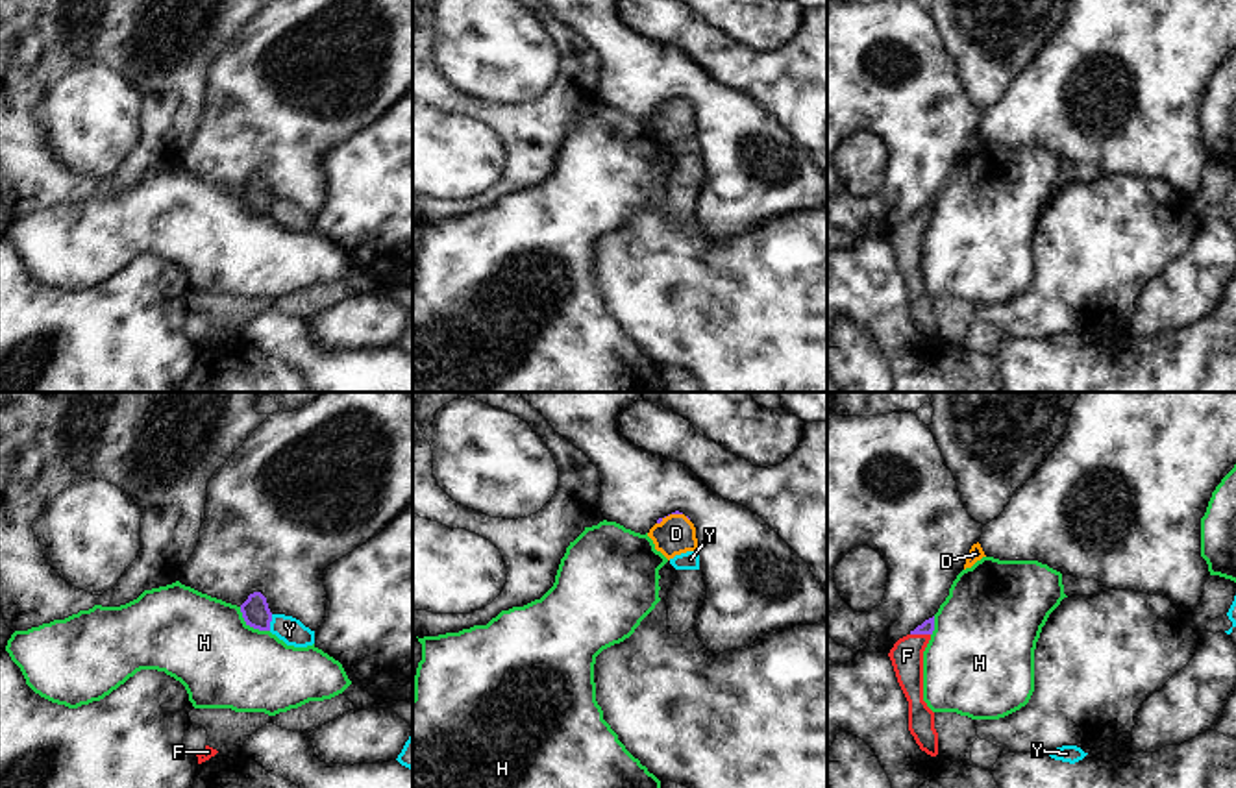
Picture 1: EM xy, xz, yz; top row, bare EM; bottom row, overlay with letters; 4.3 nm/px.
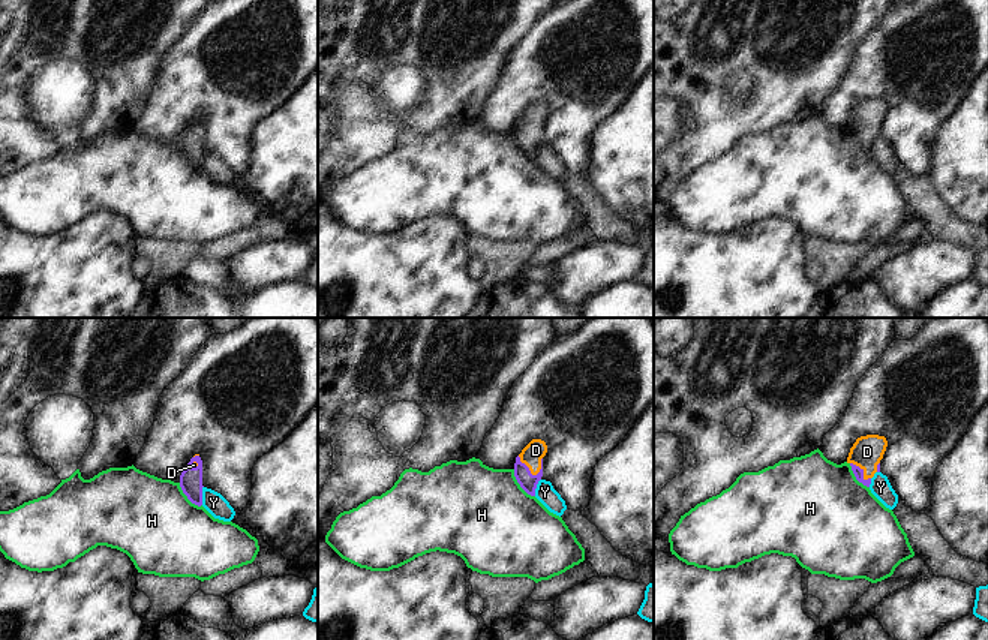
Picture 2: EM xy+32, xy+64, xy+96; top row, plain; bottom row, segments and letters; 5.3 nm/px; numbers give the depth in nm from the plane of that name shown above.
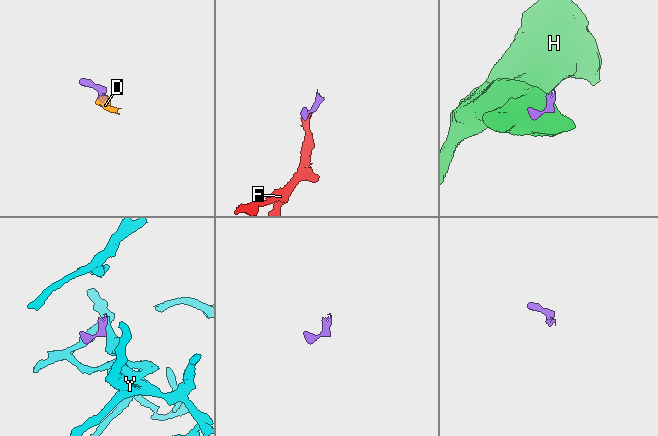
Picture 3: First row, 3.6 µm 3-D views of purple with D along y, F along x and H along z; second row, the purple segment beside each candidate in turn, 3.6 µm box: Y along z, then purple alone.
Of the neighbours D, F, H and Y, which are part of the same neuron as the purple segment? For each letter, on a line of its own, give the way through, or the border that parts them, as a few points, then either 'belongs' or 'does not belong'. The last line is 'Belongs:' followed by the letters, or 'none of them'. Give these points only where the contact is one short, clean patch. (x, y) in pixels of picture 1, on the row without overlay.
D: runs through xz (676, 97), (668, 100), (676, 108), (676, 119); belongs
F: runs through yz (927, 211), (920, 219), (907, 241); belongs
H: does not belong
Y: border along xy (272, 200), (269, 215); does not belong
Belongs: D, F

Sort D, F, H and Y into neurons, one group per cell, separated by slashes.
D F / H / Y

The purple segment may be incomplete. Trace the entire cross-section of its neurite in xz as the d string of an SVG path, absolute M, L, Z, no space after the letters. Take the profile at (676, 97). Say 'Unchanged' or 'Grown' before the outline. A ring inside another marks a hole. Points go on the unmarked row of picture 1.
Grown. M679 96L659 104L648 122L653 126L655 135L668 146L675 141L698 135L696 113L690 104Z

